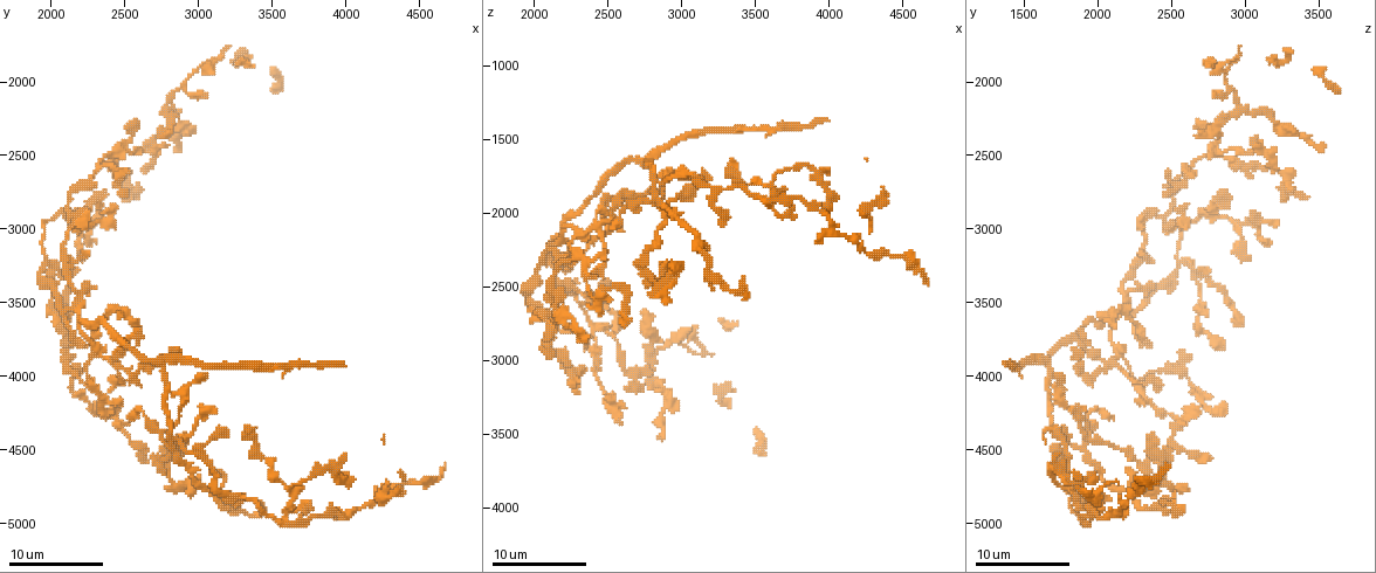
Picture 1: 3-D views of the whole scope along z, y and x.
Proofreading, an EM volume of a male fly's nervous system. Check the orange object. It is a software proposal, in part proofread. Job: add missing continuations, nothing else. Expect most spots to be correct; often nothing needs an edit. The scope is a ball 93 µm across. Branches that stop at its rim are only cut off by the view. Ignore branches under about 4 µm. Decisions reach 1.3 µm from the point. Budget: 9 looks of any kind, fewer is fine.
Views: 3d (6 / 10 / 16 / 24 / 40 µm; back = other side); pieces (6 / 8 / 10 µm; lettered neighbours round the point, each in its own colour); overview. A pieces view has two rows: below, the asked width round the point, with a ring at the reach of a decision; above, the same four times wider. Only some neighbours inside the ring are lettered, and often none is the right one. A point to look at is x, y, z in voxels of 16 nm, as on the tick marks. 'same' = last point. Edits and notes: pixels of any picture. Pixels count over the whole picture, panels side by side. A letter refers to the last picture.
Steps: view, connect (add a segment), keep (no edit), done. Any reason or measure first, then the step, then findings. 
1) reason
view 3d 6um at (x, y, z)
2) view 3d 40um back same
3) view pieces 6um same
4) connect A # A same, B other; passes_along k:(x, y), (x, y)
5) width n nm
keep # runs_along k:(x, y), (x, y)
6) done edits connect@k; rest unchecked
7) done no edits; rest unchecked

branch stops here
view pieces 8um at (3260, 4840, 2100)

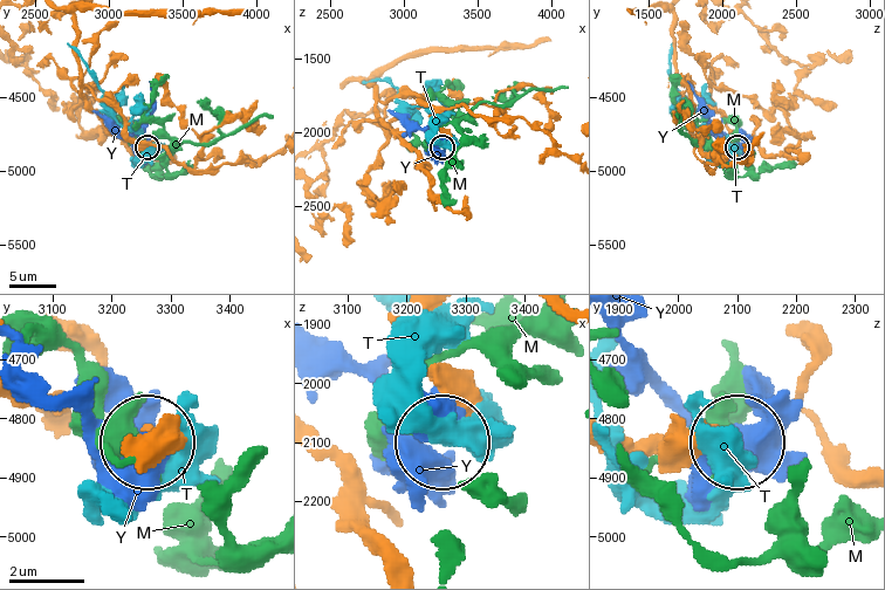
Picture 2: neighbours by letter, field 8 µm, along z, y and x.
keep # M other, T other, Y other; none of them fits

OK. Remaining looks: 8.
an open end
view pieces 8um at (3040, 4000, 1740)

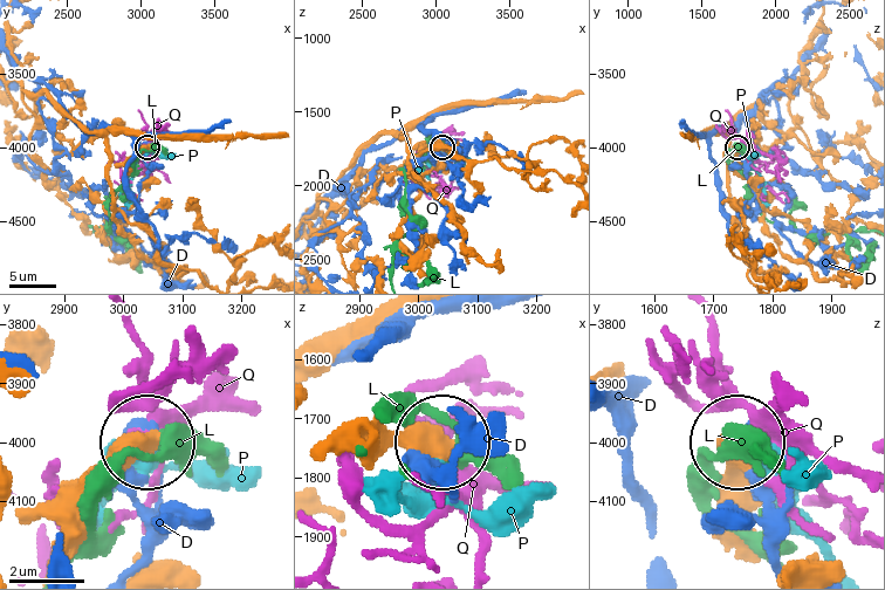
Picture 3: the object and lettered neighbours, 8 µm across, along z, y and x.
width 490 nm
keep # D other, L other, P other, Q other; runs_along 3:(369, 453), (441, 444); no lettered segment goes on from it

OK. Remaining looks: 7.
free end
view pieces 10um at (2580, 3680, 1880)

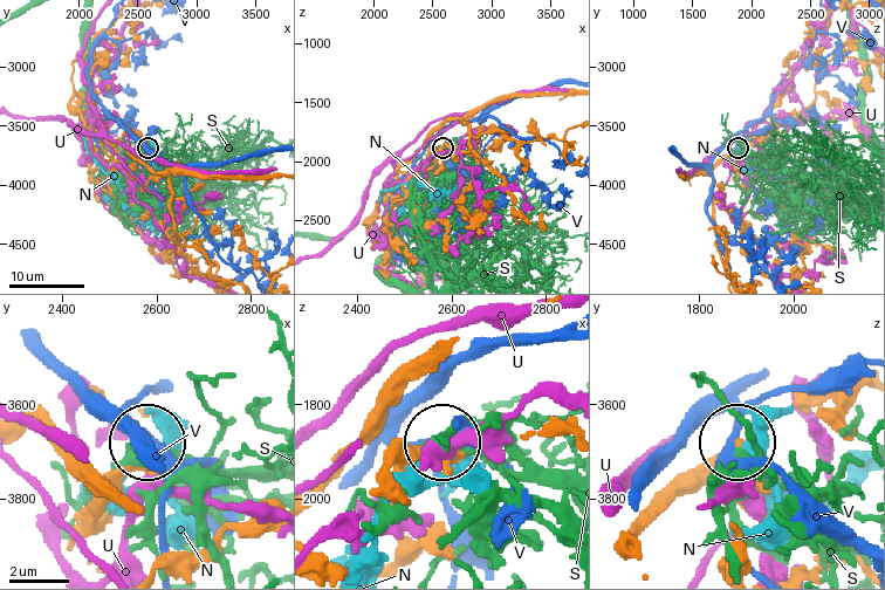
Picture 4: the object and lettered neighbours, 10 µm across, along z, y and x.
keep # N other, S other, U other, V other; no lettered segment goes on from it

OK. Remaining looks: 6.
branch stops here
view pieces 6um at (2860, 2460, 3520)

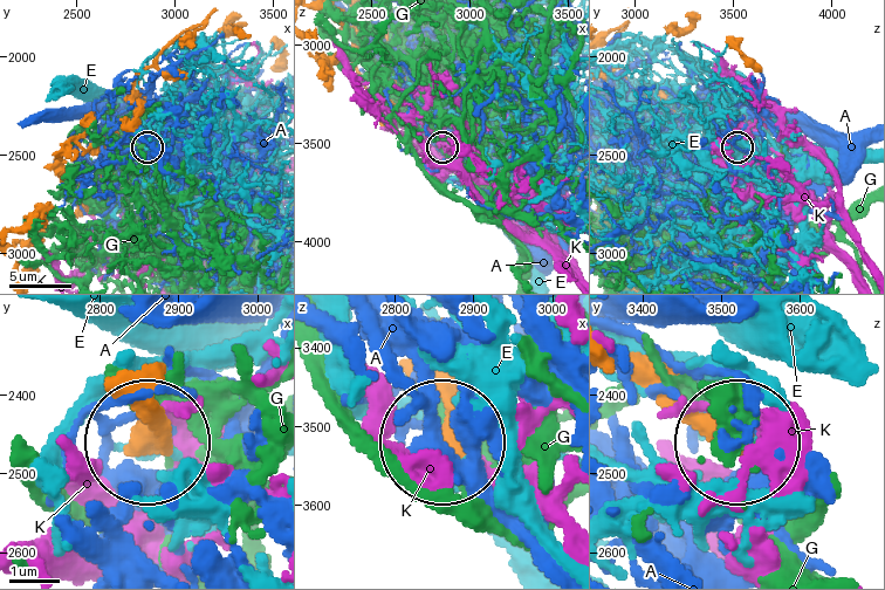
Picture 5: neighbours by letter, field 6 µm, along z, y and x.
width 500 nm
keep # A other, E other, G other, K other; no lettered segment goes on from it

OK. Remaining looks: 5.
done no edits; rest unchecked

